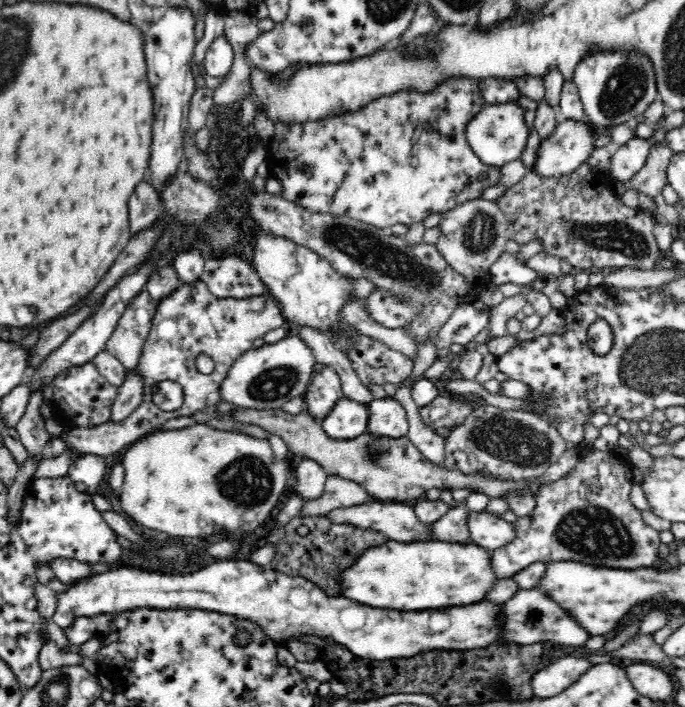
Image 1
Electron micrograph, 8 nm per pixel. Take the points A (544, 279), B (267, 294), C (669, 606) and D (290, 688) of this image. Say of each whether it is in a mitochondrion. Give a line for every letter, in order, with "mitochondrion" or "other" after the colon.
A: other
B: other
C: other
D: other

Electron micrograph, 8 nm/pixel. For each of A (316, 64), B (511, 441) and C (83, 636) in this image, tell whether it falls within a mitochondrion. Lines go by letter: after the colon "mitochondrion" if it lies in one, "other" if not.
A: other
B: mitochondrion
C: other

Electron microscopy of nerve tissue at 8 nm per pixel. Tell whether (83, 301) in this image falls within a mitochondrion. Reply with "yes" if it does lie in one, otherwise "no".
no

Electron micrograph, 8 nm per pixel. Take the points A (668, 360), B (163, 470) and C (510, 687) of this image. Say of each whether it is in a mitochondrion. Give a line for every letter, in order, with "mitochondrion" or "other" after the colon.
A: mitochondrion
B: other
C: mitochondrion

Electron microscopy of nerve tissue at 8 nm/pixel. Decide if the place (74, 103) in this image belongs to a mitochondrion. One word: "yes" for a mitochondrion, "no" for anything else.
no

